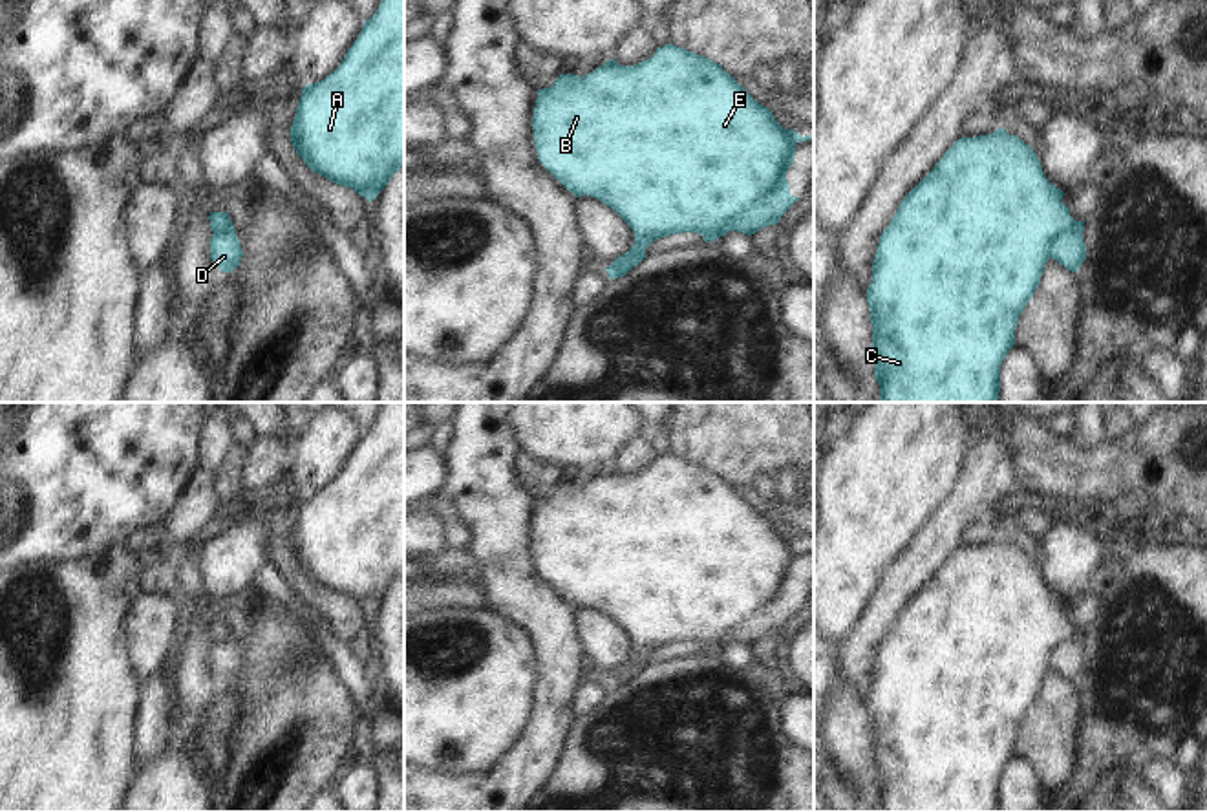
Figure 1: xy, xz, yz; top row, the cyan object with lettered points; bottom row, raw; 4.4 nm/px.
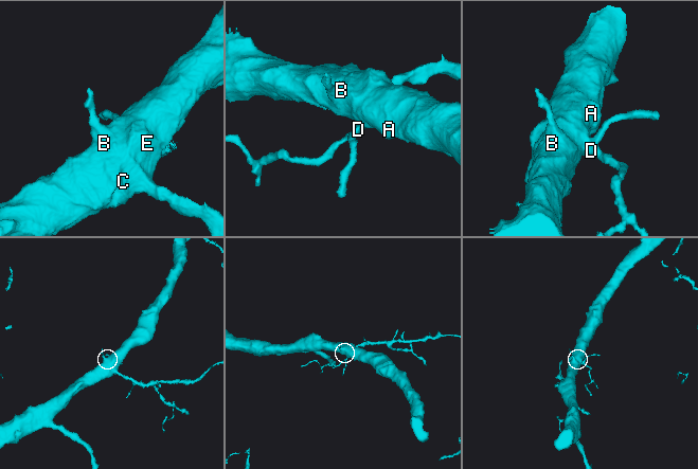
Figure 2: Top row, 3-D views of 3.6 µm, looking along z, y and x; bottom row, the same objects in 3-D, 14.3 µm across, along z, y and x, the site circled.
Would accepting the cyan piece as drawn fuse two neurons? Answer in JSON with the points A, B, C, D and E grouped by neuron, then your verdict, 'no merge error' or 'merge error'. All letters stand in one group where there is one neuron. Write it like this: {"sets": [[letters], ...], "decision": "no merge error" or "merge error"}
{"sets": [["A", "B", "C", "E"], ["D"]], "decision": "merge error"}

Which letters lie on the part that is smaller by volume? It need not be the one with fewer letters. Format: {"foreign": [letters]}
{"foreign": ["D"]}

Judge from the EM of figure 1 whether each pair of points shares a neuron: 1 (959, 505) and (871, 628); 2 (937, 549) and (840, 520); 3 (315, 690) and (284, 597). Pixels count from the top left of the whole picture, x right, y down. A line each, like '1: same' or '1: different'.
1: same
2: different
3: different

